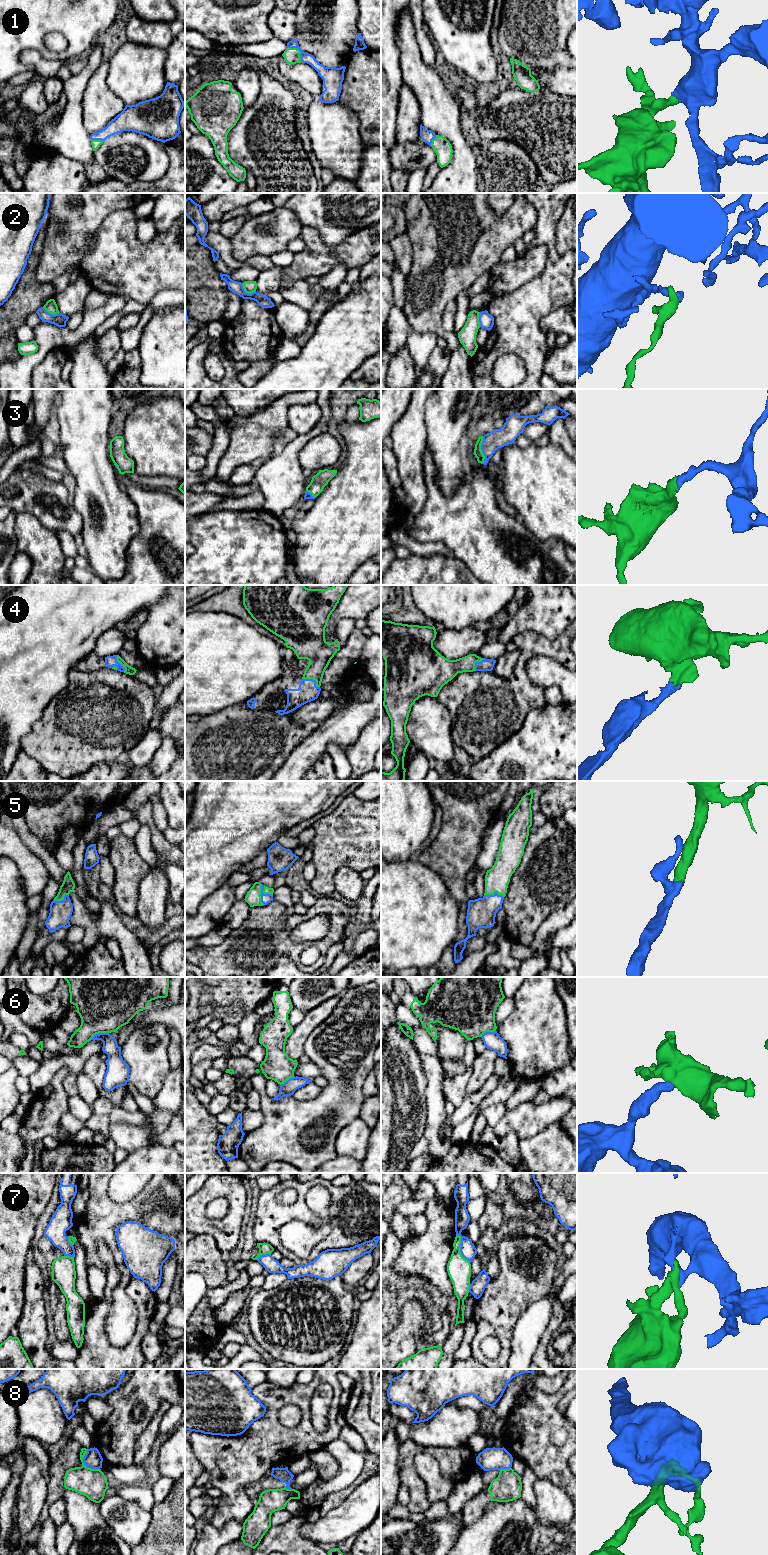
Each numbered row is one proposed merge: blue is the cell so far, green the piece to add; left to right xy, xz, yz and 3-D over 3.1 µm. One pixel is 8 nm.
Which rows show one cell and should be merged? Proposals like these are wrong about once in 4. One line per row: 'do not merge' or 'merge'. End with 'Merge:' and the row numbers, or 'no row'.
1: merge
2: do not merge
3: merge
4: merge
5: merge
6: do not merge
7: do not merge
8: do not merge
Merge: 1, 3, 4, 5

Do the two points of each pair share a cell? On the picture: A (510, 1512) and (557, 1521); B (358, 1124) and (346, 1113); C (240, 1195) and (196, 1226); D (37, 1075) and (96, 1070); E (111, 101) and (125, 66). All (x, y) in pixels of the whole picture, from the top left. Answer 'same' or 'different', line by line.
A: different
B: different
C: same
D: different
E: different

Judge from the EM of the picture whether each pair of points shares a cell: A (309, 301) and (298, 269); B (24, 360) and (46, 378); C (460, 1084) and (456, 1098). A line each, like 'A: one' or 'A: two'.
A: two
B: two
C: one

